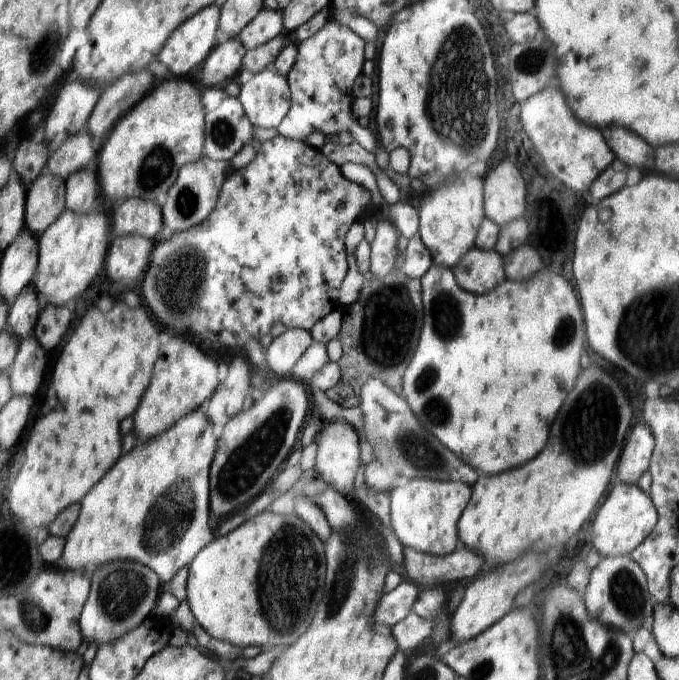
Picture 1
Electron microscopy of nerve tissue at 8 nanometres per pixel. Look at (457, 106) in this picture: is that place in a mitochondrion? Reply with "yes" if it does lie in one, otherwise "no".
yes

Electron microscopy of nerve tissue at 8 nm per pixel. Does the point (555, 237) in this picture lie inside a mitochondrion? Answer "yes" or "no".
no

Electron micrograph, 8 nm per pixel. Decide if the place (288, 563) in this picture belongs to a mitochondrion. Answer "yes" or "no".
yes

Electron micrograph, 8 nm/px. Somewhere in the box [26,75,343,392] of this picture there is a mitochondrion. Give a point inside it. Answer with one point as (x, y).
(185, 269)

